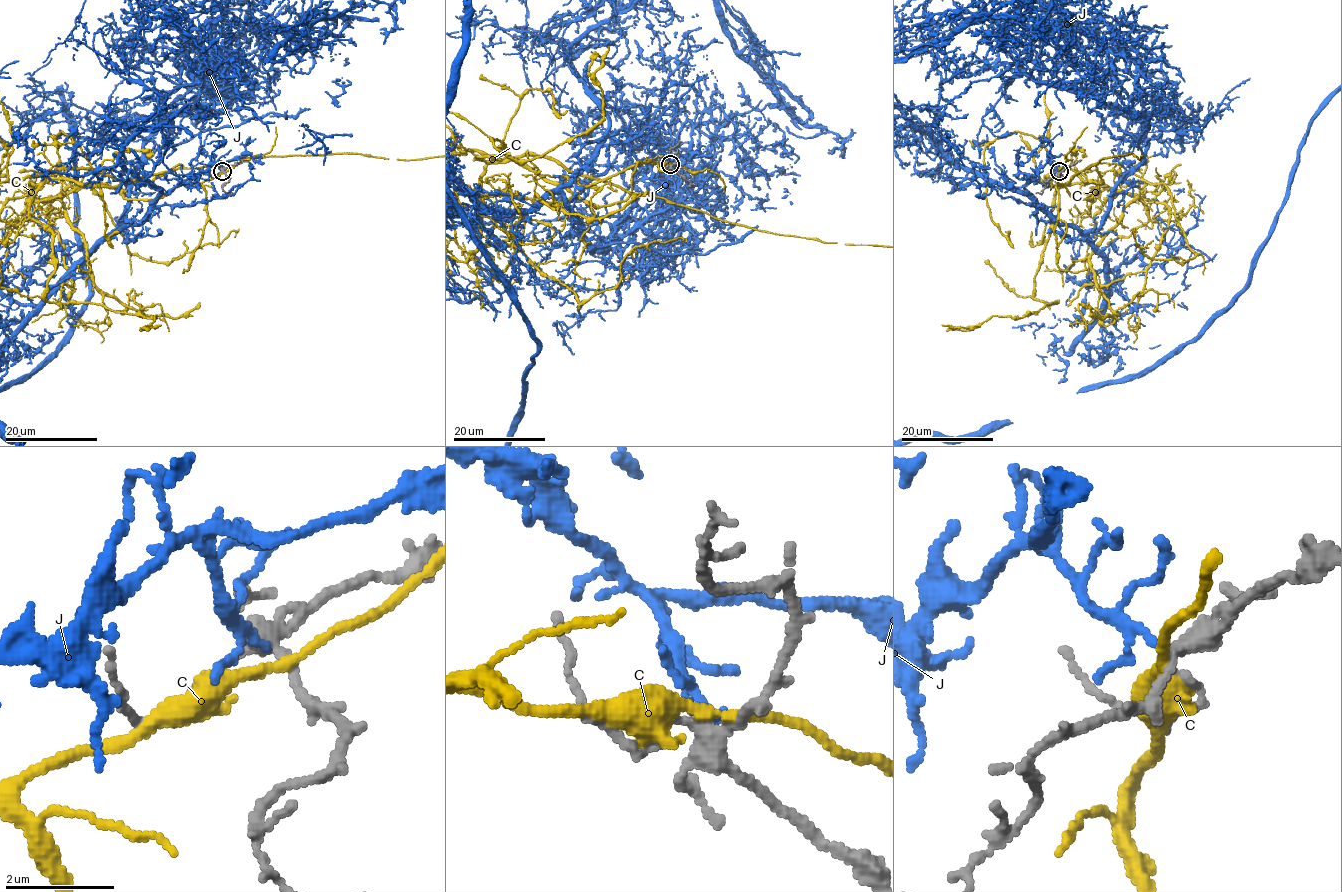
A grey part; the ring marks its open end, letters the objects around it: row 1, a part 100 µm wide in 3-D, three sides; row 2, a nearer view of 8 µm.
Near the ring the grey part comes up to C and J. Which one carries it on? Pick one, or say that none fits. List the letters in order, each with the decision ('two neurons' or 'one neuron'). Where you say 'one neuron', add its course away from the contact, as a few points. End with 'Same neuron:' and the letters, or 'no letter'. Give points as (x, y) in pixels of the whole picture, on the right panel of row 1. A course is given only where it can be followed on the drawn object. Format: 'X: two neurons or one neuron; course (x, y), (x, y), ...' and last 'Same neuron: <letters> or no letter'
C: two neurons
J: one neuron
Same neuron: J

